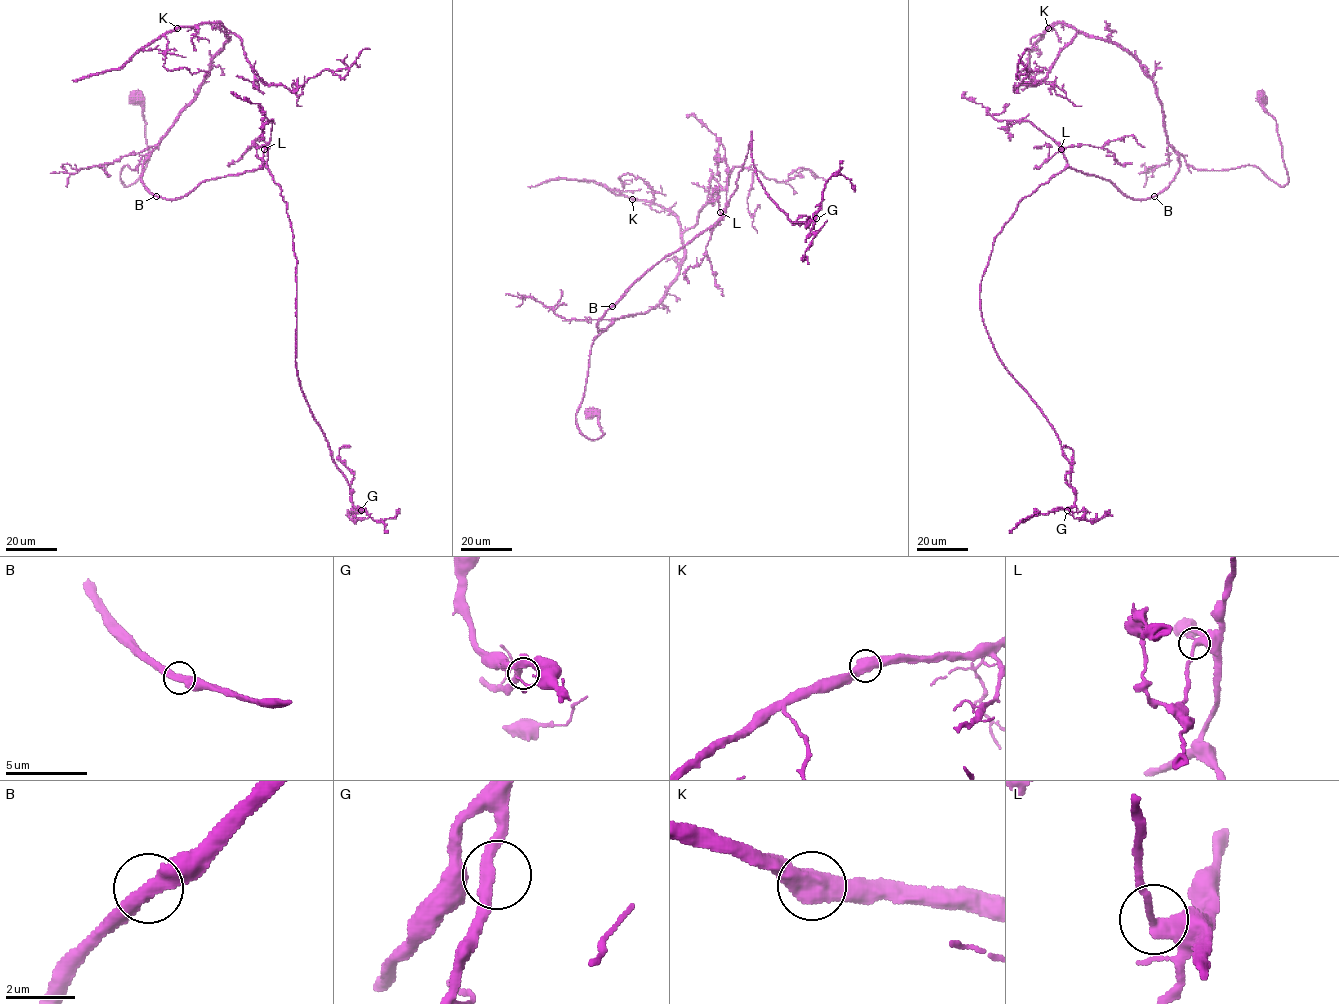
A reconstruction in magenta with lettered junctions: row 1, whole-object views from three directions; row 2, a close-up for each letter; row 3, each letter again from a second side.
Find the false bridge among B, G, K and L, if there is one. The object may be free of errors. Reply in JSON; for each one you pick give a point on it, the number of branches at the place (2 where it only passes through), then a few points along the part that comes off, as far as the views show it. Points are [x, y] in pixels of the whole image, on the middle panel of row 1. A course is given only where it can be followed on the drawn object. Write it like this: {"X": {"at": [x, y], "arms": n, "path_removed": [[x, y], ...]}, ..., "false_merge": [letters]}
{"false_merge": []}

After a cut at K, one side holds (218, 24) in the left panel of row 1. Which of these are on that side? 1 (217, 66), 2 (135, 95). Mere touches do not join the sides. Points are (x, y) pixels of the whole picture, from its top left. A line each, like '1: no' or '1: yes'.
1: yes
2: yes

